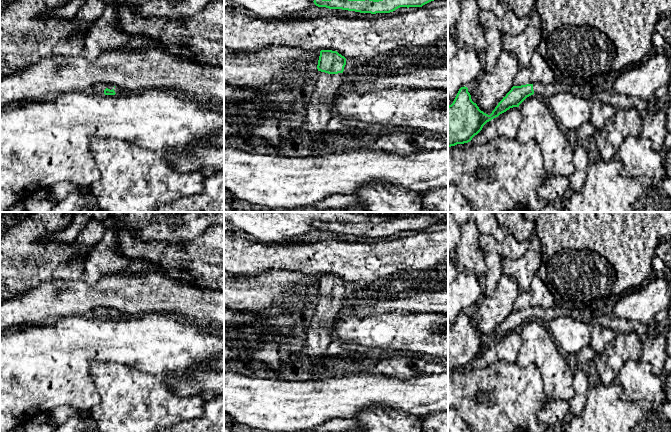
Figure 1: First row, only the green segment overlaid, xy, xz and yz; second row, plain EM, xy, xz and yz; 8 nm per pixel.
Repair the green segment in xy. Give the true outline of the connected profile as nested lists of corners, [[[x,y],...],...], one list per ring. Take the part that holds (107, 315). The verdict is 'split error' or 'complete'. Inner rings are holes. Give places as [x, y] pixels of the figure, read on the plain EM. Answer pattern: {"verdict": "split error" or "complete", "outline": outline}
{"verdict": "split error", "outline": [[[104,307],[95,308],[90,315],[92,315],[95,318],[105,318],[105,319],[115,319],[120,317],[119,313],[114,309]]]}

